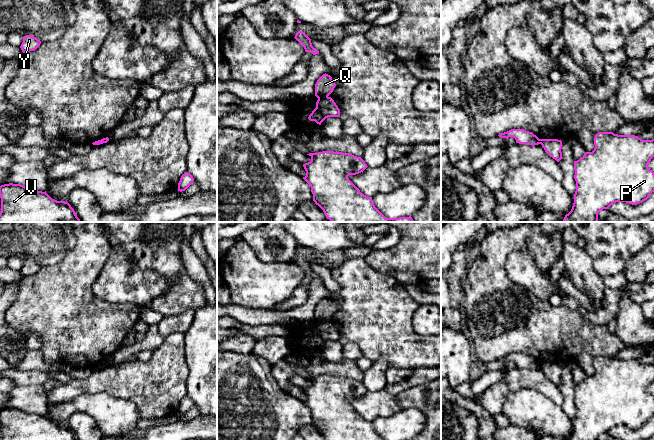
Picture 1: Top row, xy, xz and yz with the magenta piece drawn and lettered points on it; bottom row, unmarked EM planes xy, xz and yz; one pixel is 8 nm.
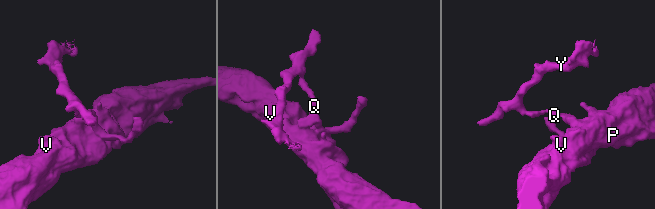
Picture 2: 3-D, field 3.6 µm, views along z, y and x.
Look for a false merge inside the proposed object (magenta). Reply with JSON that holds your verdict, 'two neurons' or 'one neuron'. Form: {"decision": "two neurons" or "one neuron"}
{"decision": "two neurons"}

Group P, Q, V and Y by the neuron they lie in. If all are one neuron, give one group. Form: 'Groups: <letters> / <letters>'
Groups: P V / Q Y

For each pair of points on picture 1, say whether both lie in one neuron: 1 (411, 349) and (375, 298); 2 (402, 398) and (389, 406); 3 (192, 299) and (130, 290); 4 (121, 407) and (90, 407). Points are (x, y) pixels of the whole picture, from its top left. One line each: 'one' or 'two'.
1: one
2: two
3: two
4: one

